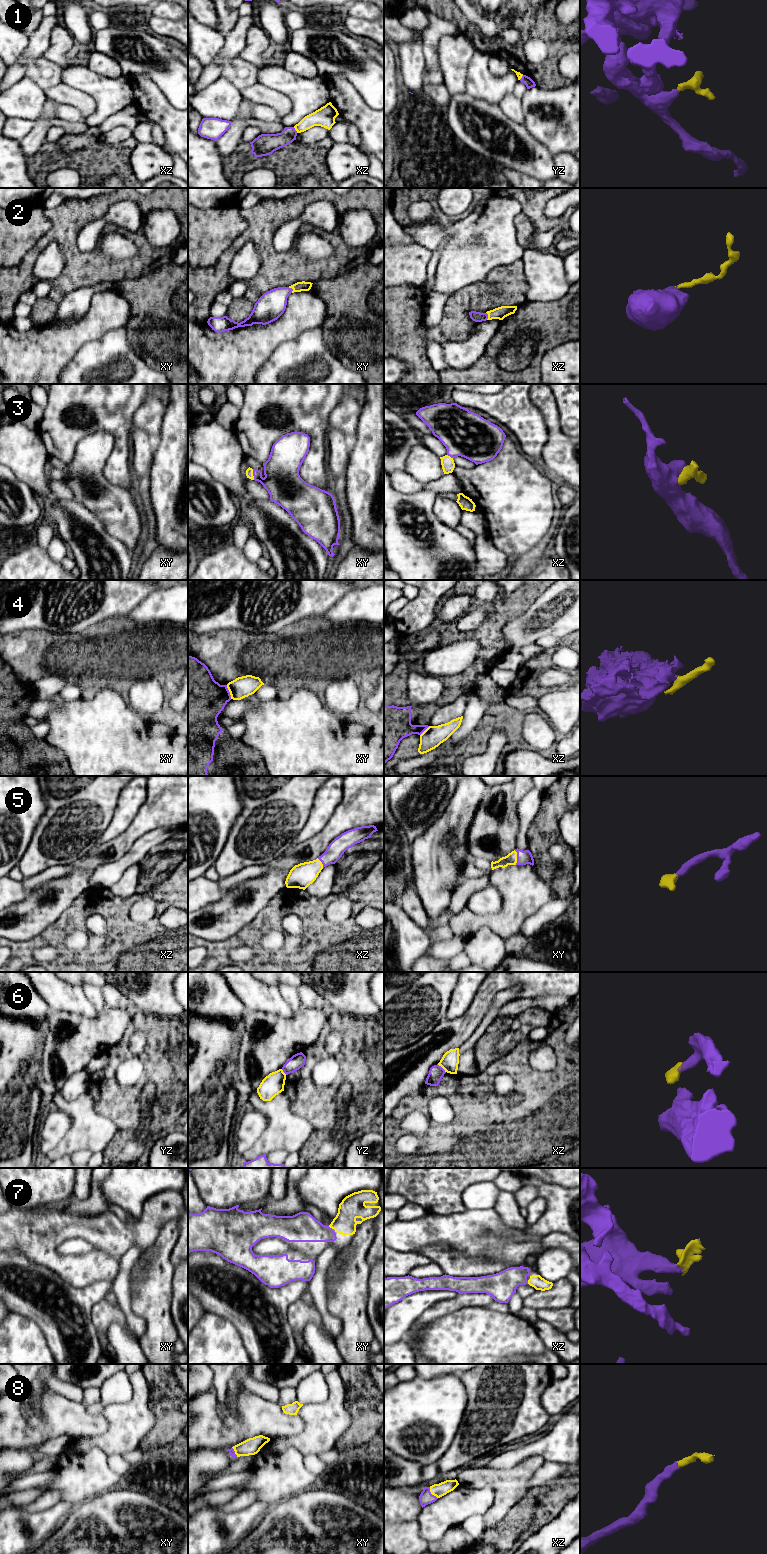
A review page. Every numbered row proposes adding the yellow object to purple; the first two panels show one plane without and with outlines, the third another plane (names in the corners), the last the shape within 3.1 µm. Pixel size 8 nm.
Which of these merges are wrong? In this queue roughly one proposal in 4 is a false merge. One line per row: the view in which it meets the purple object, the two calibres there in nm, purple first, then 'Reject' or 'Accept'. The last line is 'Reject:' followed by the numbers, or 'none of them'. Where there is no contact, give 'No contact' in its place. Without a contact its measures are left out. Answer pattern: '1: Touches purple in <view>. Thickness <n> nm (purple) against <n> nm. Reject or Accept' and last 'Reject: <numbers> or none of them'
1: Touches purple in xz. Thickness 160 nm (purple) against 150 nm. Reject
2: Touches purple in xy. Thickness 220 nm (purple) against 80 nm. Accept
3: Touches purple in xy. Thickness 280 nm (purple) against 60 nm. Accept
4: Touches purple in xy. Thickness 400 nm (purple) against 170 nm. Reject
5: Touches purple in xy. Thickness 110 nm (purple) against 100 nm. Accept
6: Touches purple in xz. Thickness 120 nm (purple) against 140 nm. Reject
7: Touches purple in xy. Thickness 240 nm (purple) against 190 nm. Accept
8: Touches purple in xz. Thickness 110 nm (purple) against 110 nm. Accept
Reject: 1, 4, 6

